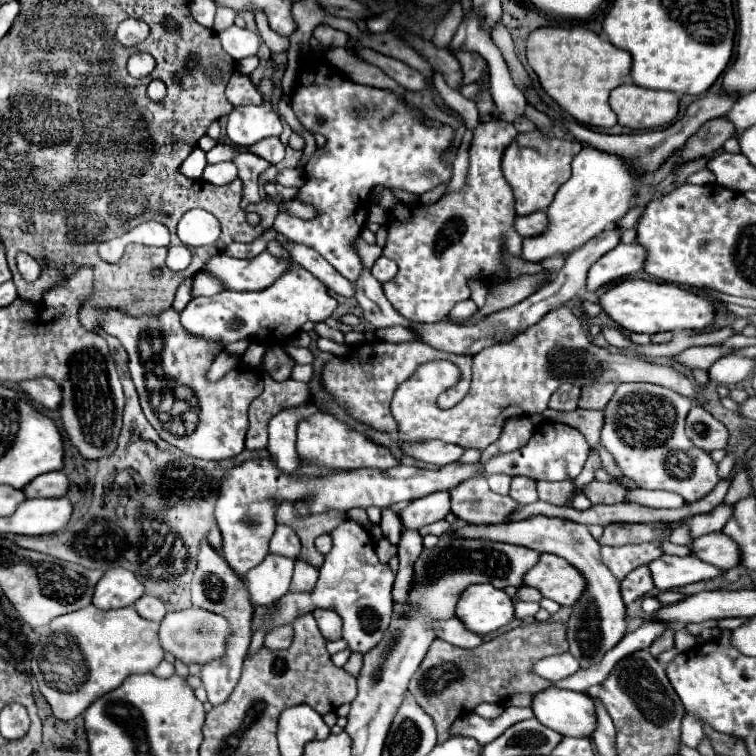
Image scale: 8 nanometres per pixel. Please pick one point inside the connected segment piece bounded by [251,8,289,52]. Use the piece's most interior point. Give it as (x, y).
(275, 42)

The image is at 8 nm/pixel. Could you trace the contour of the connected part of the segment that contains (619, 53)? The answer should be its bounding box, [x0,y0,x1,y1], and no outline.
[527,26,631,128]

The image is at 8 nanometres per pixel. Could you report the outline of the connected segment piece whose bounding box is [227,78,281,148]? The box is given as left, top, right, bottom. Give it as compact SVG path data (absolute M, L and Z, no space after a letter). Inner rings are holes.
M261 78L257 82L257 90L263 96L261 106L237 106L229 114L227 136L233 144L241 148L249 148L251 144L281 134L281 120L279 114L273 110L271 94L273 94L273 80Z

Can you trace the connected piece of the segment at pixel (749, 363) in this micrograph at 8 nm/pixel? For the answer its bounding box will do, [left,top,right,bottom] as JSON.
[708,354,755,384]

